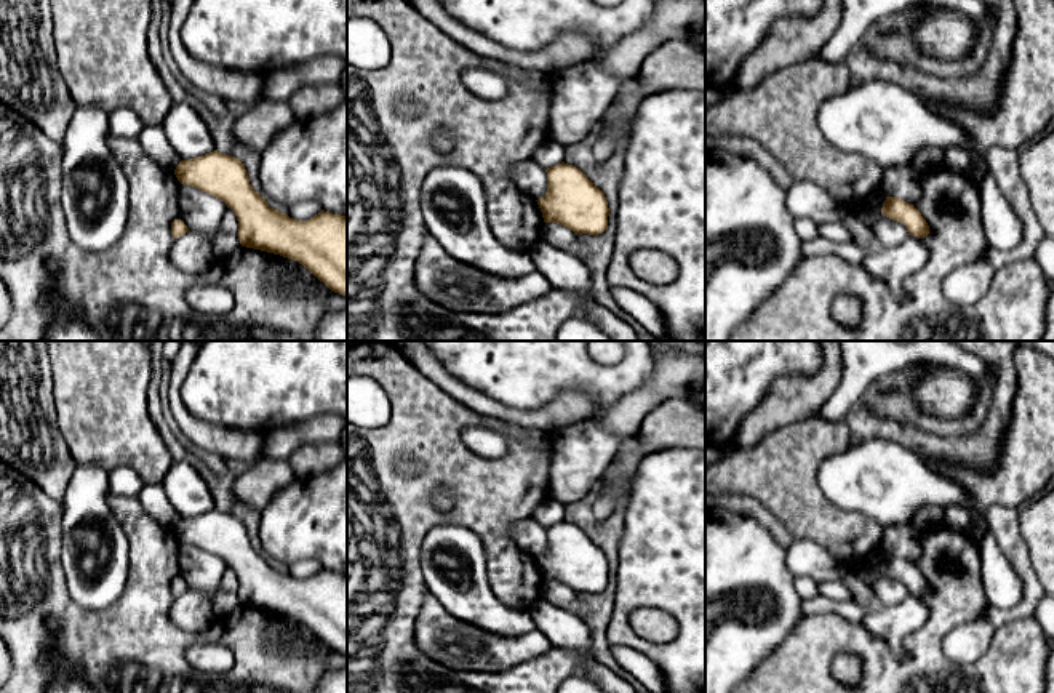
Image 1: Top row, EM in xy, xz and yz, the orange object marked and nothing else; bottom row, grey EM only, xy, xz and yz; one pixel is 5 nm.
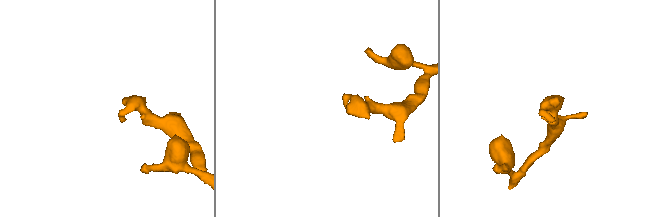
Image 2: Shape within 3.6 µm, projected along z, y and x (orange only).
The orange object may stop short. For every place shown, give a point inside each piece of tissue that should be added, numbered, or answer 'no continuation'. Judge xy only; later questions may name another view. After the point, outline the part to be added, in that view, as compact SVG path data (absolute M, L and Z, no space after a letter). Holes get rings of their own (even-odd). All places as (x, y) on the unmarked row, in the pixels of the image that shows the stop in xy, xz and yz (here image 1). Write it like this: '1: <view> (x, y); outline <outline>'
no continuation

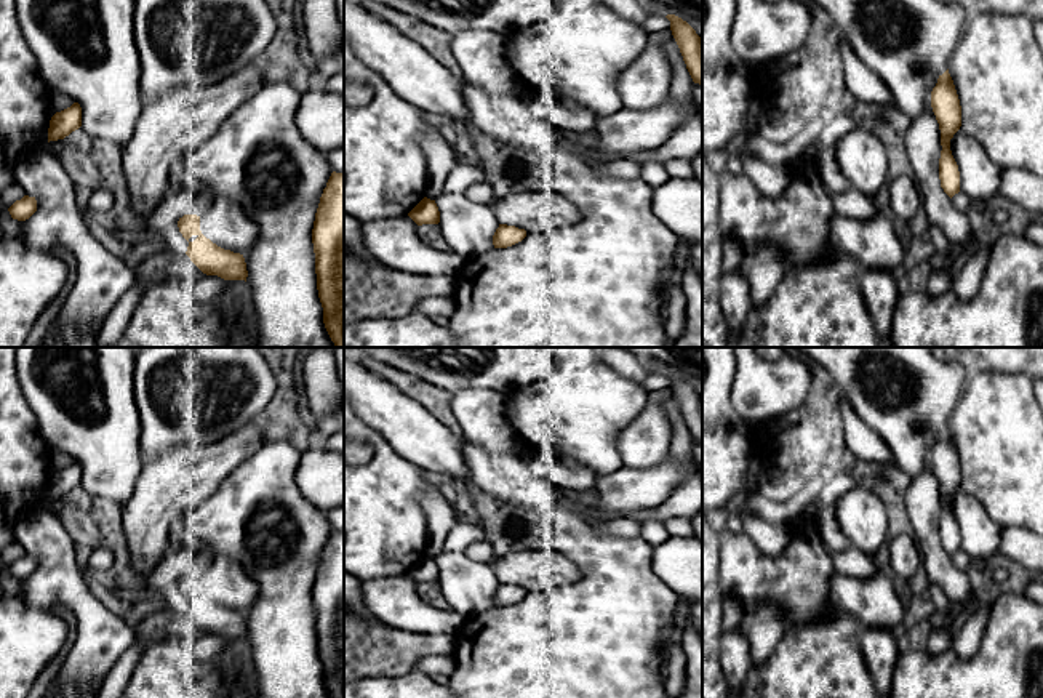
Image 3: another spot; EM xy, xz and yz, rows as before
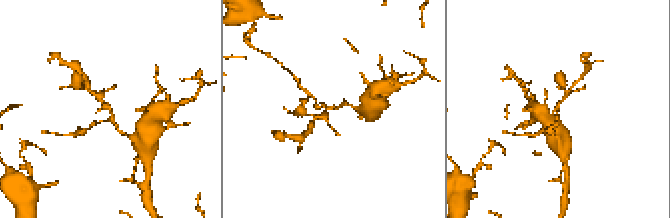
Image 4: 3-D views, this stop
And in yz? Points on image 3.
no continuation

